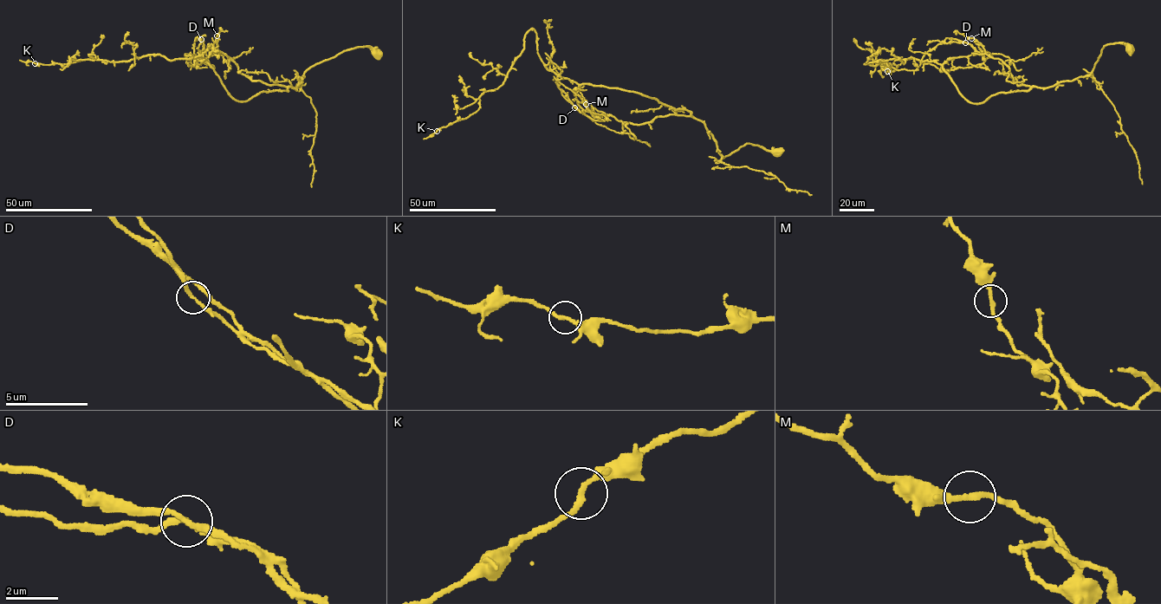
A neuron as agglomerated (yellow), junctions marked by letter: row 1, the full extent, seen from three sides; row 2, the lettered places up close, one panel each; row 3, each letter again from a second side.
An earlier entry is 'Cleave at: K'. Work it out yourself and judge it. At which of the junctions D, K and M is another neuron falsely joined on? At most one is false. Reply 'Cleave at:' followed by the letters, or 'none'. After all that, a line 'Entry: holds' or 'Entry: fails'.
Cleave at: none
Entry: fails

